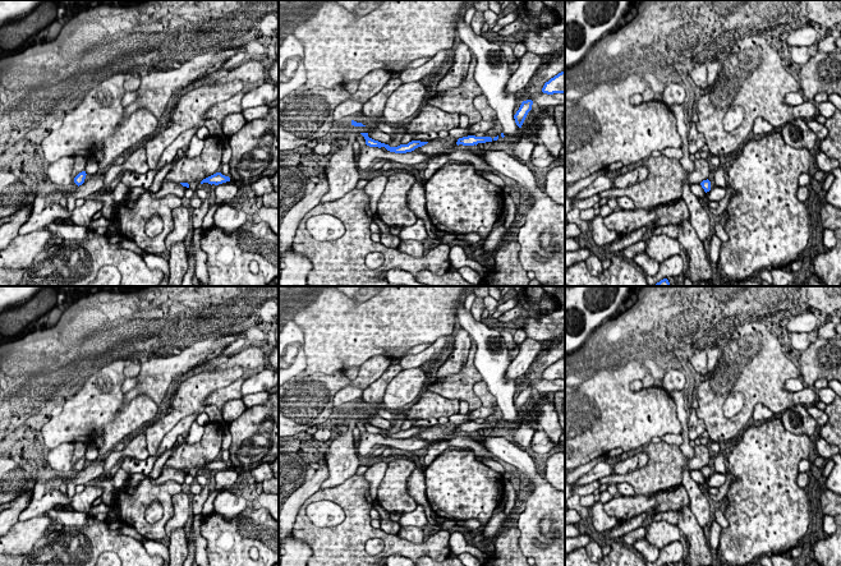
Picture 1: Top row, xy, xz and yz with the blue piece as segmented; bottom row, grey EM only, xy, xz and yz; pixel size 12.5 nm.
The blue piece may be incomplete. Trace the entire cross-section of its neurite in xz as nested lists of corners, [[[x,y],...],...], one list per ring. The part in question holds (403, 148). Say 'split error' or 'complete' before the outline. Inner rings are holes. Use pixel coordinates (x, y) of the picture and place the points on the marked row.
complete | [[[360,133],[364,139],[366,139],[366,144],[369,147],[385,147],[387,151],[390,152],[395,152],[395,153],[406,153],[406,152],[412,152],[418,147],[422,147],[424,144],[427,144],[428,142],[420,142],[420,141],[412,141],[408,144],[400,144],[397,147],[390,147],[389,144],[381,143],[378,141],[374,141],[372,138],[368,137],[368,133]]]

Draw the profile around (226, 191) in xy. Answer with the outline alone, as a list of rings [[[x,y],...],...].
[[[226,181],[216,185],[215,202],[208,208],[207,215],[203,217],[202,229],[213,226],[213,215],[216,210],[229,199],[234,199],[238,194],[239,187],[234,181]]]

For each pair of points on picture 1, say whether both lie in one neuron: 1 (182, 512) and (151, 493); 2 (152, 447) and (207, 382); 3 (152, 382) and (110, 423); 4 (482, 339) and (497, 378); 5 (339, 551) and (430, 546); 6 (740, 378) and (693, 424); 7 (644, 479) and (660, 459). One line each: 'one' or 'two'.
1: two
2: one
3: two
4: one
5: one
6: two
7: one

